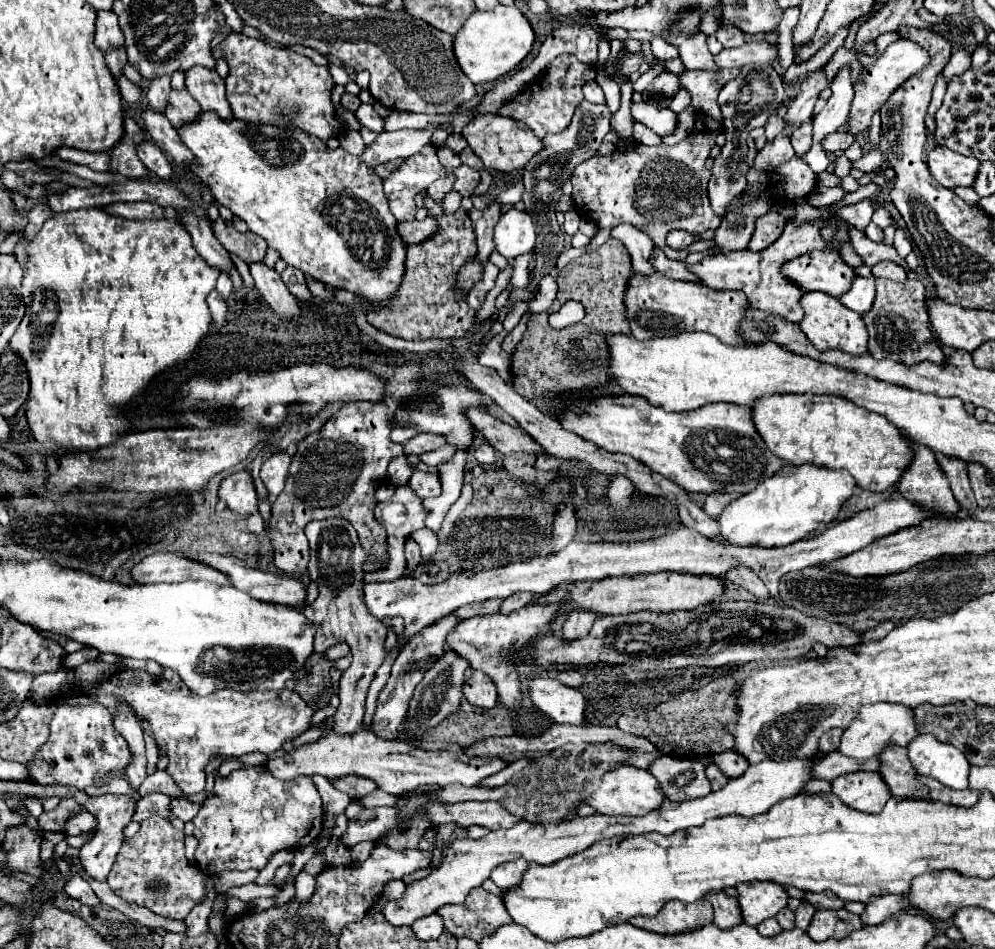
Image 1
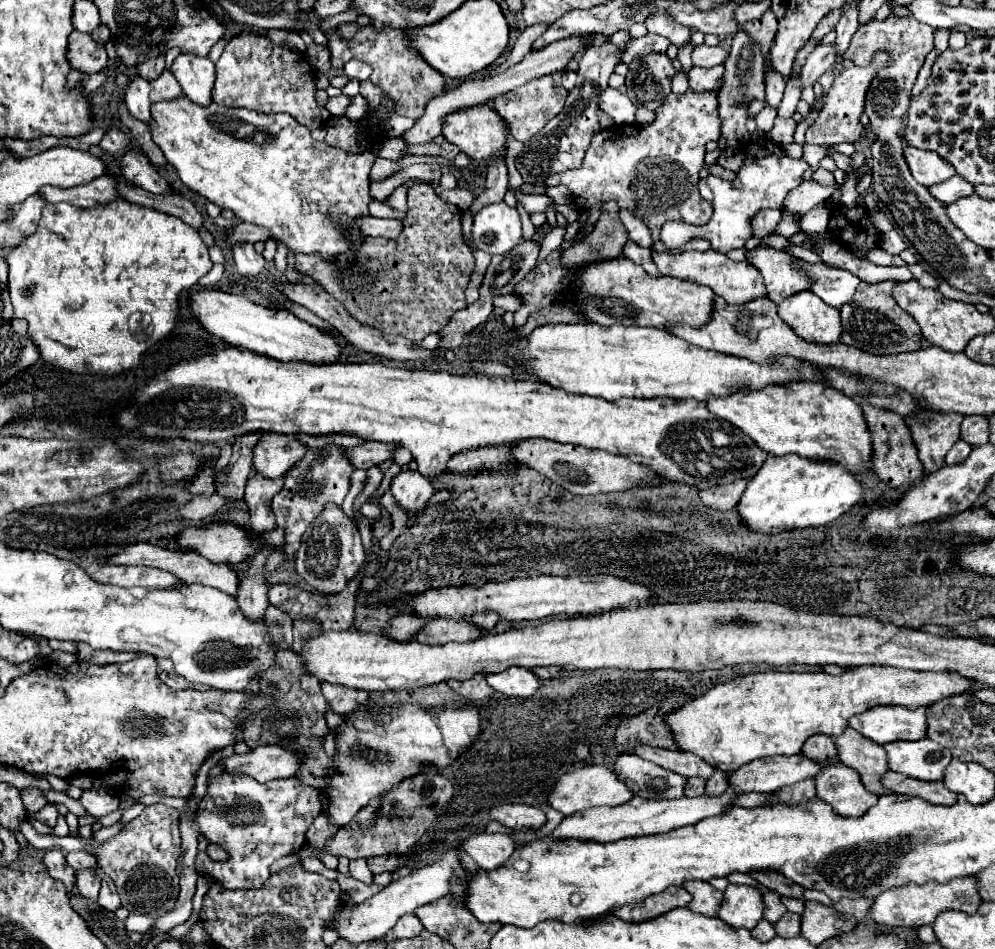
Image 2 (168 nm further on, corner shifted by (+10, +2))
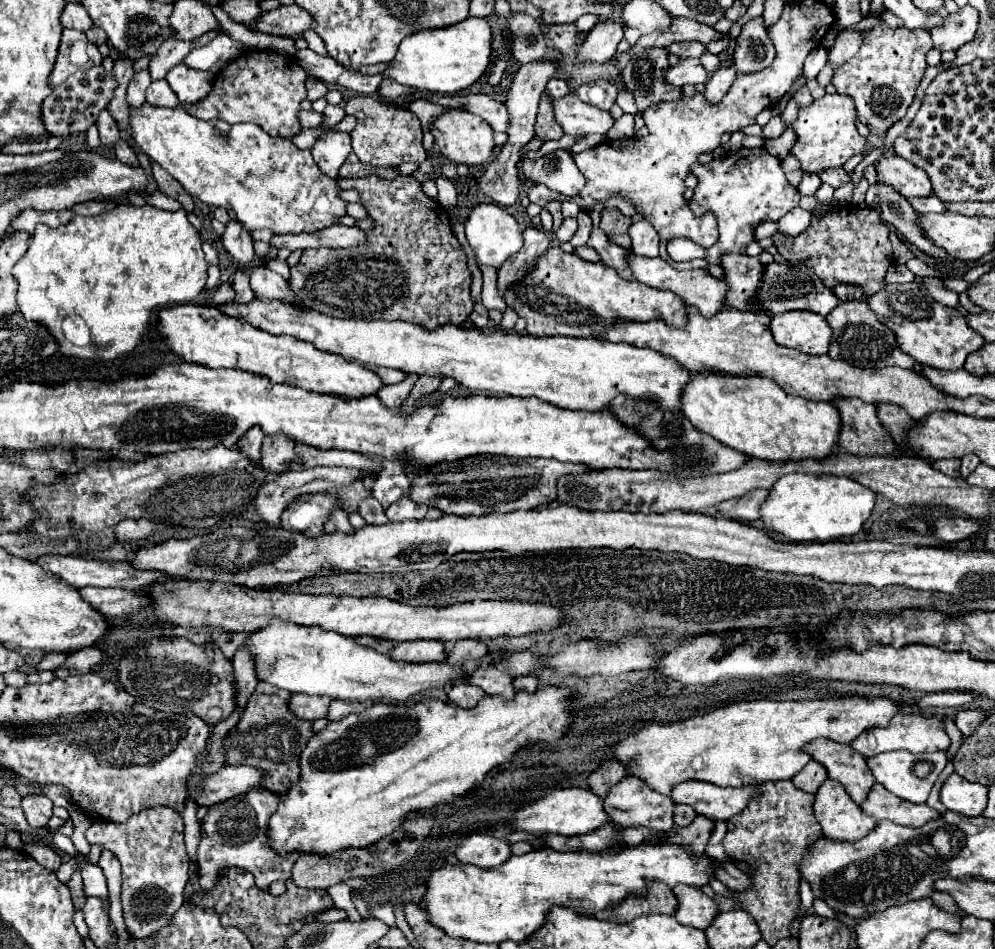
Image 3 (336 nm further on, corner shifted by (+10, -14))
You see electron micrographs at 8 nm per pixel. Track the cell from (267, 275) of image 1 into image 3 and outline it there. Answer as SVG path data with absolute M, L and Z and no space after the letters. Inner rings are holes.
M228 220L226 230L222 234L222 242L224 242L226 250L240 262L242 268L250 268L252 258L254 258L252 236L242 224L238 224L236 220Z

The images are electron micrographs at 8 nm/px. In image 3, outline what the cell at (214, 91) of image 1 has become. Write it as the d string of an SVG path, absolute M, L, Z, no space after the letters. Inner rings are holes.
M178 64L170 68L166 74L166 82L176 92L180 104L196 104L204 100L204 96L208 96L212 88L212 80L214 80L212 72L194 70L186 64Z

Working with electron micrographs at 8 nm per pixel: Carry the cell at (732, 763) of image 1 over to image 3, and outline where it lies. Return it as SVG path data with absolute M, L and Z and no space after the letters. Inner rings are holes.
M696 816L690 826L686 828L674 826L672 830L664 832L664 836L660 836L658 832L658 834L648 836L644 842L672 842L680 846L690 846L696 856L702 856L708 844L708 838L712 834L712 826L714 826L712 820L704 820L704 816Z

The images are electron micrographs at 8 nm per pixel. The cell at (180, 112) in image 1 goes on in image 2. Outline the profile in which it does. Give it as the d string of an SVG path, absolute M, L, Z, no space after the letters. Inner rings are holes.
M164 70L162 76L150 84L152 92L150 92L150 100L152 102L162 102L162 100L174 100L180 98L180 84L176 84L176 78L172 76L170 70Z

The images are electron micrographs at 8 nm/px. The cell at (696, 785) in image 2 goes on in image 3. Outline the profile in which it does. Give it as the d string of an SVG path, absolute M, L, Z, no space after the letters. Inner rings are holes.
M678 804L674 808L674 824L676 826L688 826L688 824L692 824L694 818L696 818L696 812L692 812L692 808L686 808L686 804Z

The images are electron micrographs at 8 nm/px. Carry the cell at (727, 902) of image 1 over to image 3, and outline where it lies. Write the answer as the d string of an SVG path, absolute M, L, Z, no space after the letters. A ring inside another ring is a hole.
M676 884L672 888L672 892L678 898L678 908L676 908L674 916L682 926L706 930L712 924L714 916L718 914L718 906L702 890L684 886L684 884Z

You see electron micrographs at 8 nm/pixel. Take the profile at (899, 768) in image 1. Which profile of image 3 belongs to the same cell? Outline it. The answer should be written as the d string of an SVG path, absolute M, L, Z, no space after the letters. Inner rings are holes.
M818 738L804 746L804 752L810 754L812 760L820 762L826 768L828 778L838 780L856 804L864 802L868 788L876 780L872 772L868 772L866 758L862 758L858 752L852 752L852 746Z

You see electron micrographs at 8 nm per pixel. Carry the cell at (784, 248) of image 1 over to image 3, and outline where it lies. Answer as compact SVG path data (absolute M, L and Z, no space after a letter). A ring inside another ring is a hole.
M628 254L628 266L634 272L634 278L646 286L658 288L658 290L670 290L676 296L680 296L686 304L696 306L702 316L712 316L720 304L724 304L724 282L712 276L706 276L704 270L676 270L662 258L644 258L636 254Z

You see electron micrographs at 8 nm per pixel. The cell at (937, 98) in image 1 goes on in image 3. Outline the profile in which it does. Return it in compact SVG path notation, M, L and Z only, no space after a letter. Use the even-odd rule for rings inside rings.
M972 6L960 8L956 14L948 14L942 26L934 26L930 30L936 50L958 50L966 42L970 42L978 28L978 12Z

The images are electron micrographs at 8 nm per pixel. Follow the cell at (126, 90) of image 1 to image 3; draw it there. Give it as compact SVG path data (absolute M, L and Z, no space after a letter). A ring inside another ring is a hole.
M64 28L58 46L58 58L50 74L50 88L60 86L76 70L92 68L96 64L102 64L102 54L98 52L96 44L90 42L84 32Z

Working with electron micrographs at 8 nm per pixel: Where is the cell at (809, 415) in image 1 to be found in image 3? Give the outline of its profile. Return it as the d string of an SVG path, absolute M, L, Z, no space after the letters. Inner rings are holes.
M692 374L680 394L682 414L722 444L760 460L822 460L840 434L840 416L830 402L812 402L784 392L764 376Z

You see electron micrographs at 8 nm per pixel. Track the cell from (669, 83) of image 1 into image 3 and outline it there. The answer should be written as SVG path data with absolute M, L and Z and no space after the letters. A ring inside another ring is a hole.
M646 48L644 52L634 54L624 66L624 82L636 100L638 114L642 114L650 104L678 100L682 96L680 88L668 88L668 84L664 84L662 76L668 66L666 48Z

